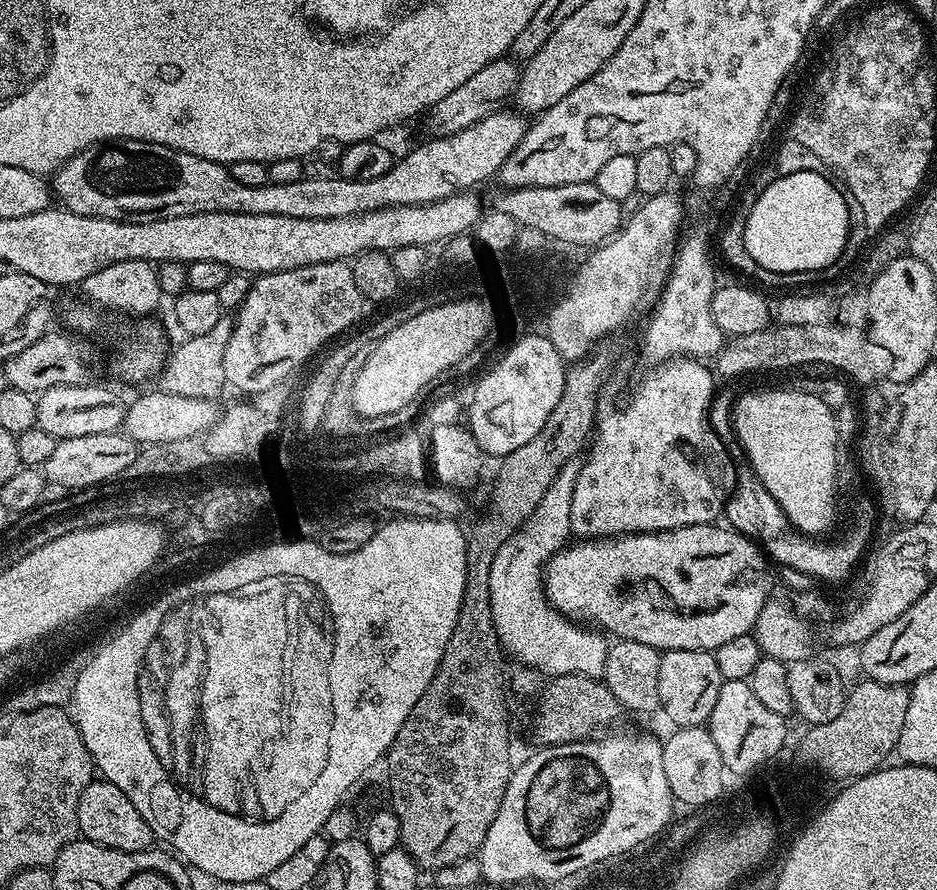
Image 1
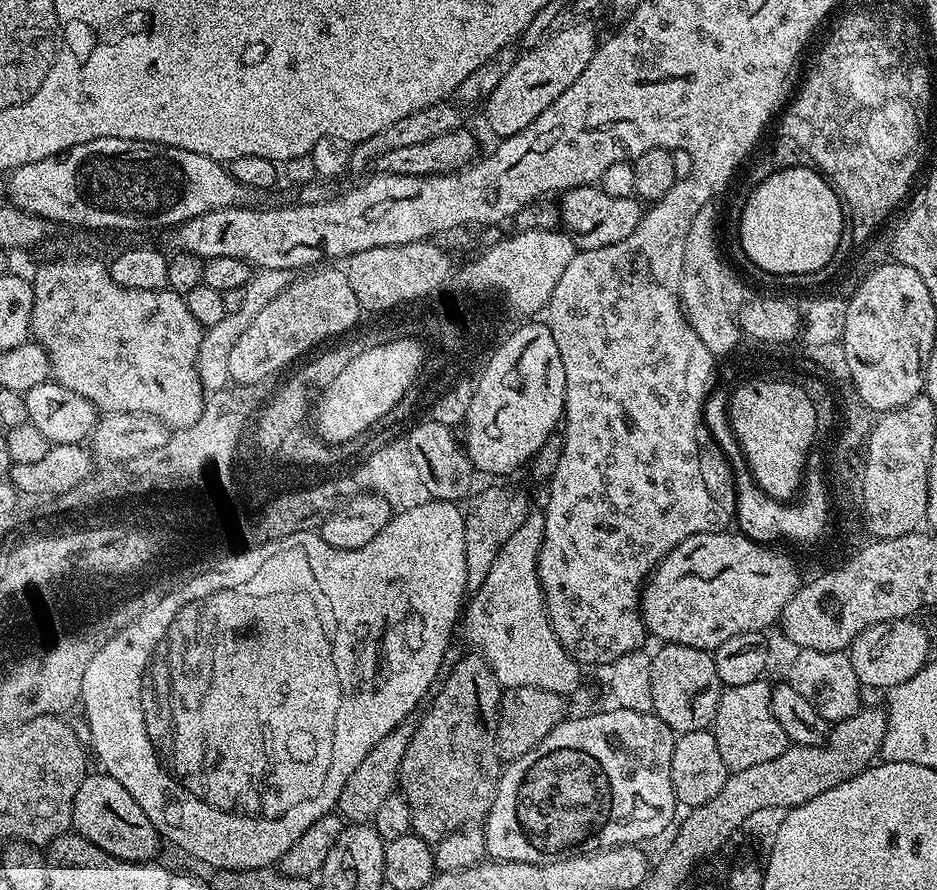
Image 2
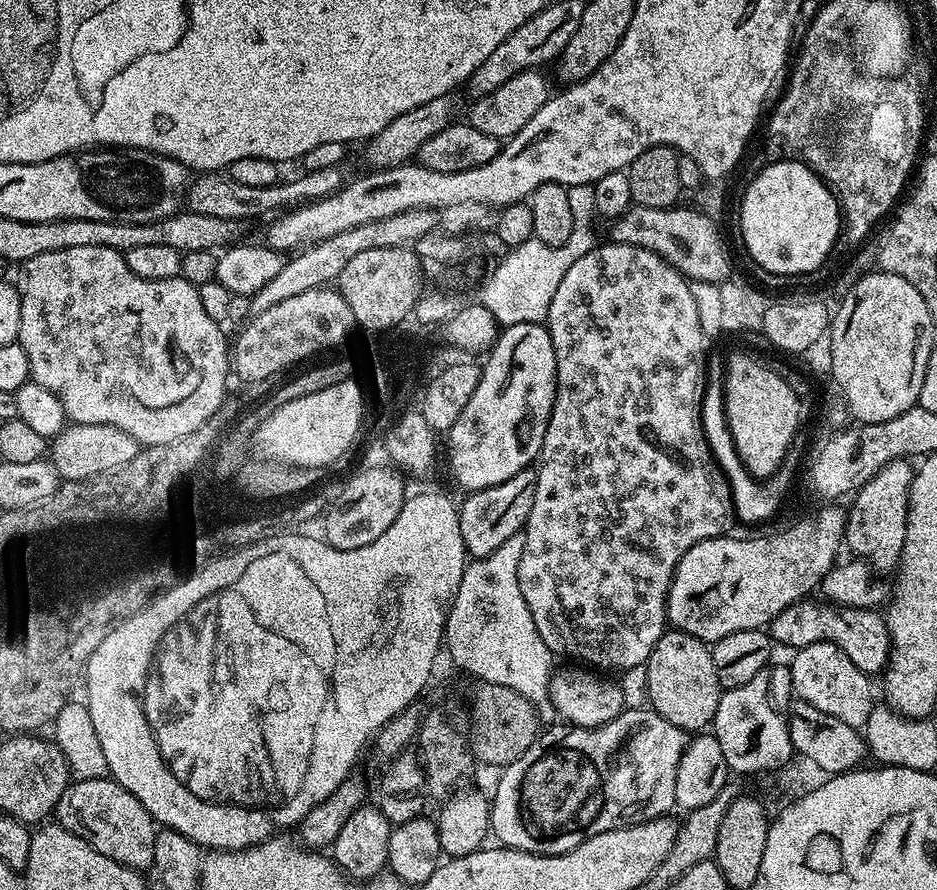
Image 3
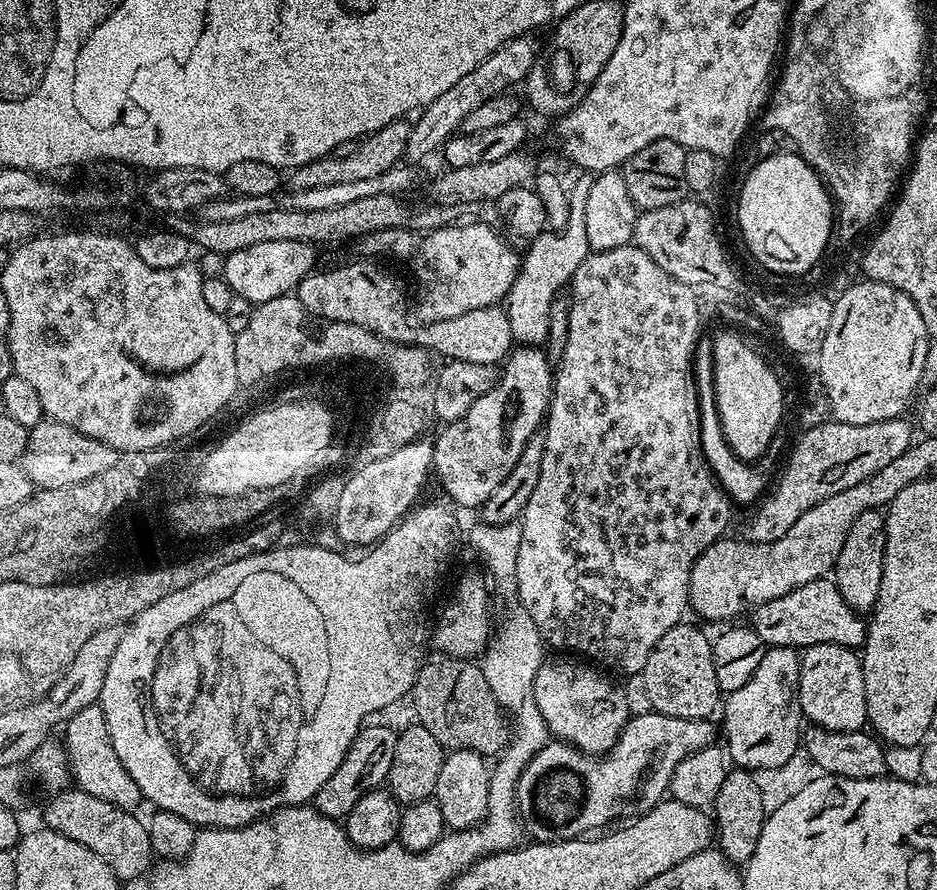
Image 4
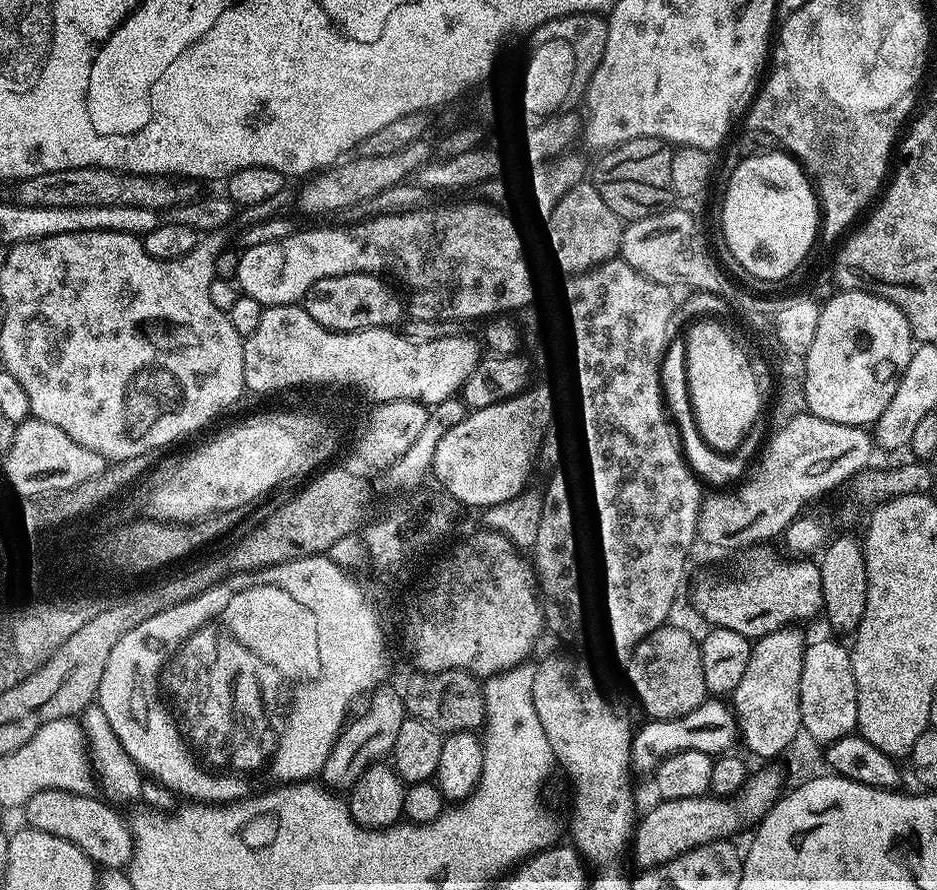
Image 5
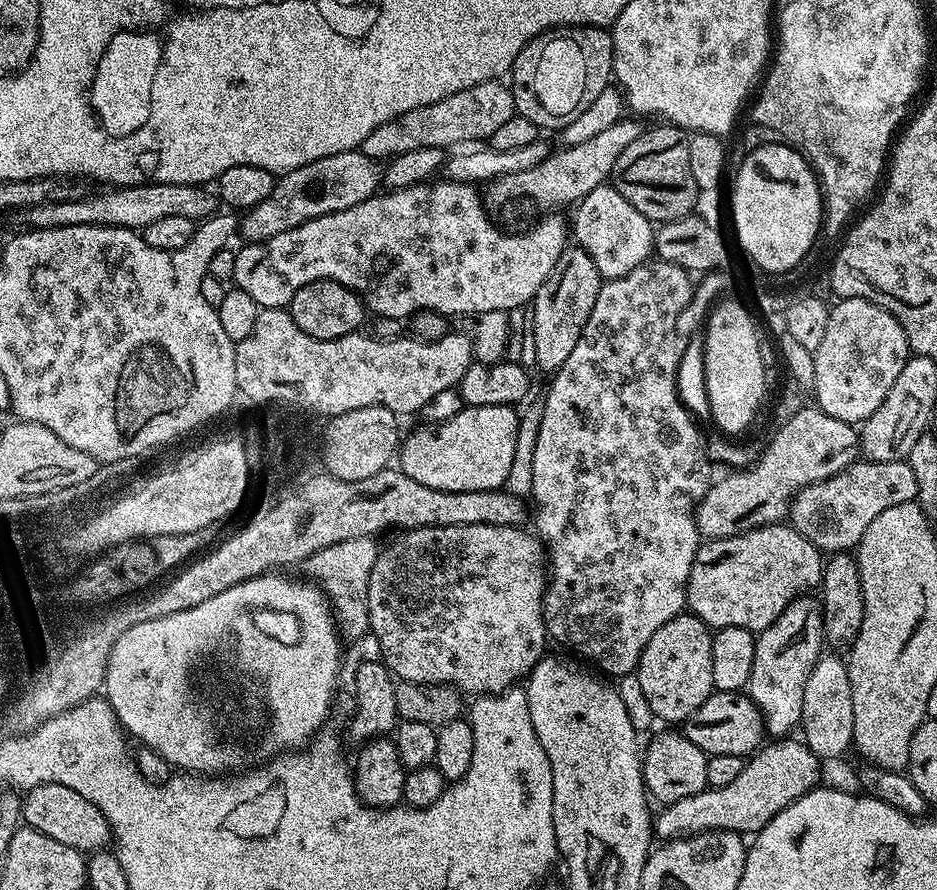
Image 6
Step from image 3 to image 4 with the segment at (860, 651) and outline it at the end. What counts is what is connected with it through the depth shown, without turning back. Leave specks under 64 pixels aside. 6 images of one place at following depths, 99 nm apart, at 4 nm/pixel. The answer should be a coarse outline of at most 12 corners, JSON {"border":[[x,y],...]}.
{"border":[[832,578],[751,609],[766,646],[860,650],[865,617]]}

